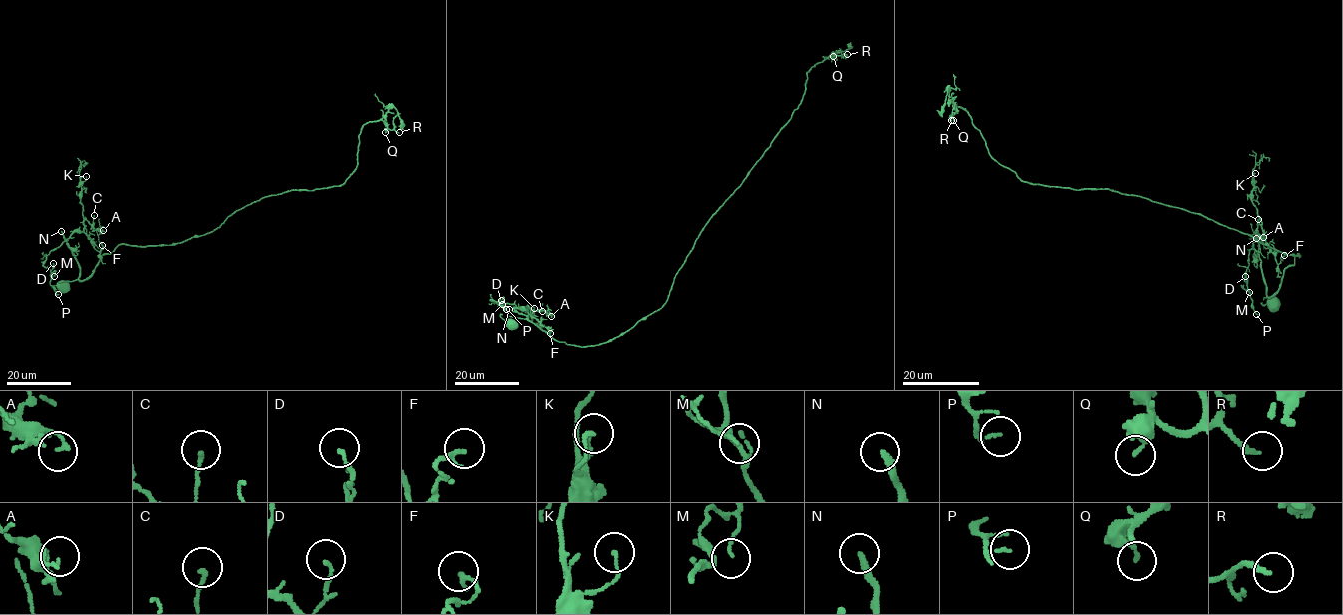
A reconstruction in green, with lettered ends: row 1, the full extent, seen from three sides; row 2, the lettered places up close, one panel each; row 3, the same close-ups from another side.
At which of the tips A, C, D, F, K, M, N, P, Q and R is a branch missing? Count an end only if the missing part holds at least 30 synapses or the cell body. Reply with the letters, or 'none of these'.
N, R

